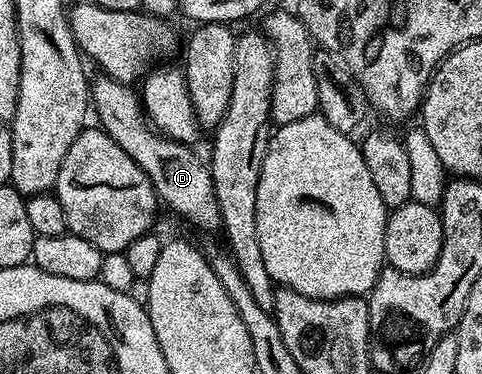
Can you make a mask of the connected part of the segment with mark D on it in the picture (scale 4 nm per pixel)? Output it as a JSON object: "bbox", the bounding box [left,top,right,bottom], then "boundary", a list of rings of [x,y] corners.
{"bbox":[89,75,222,230],"boundary":[[[106,75],[96,78],[89,85],[89,105],[94,120],[96,117],[99,120],[96,121],[98,128],[104,129],[113,143],[117,143],[117,147],[121,147],[125,155],[129,155],[129,159],[133,159],[137,167],[149,175],[156,198],[199,229],[222,230],[221,211],[217,207],[217,195],[208,162],[204,158],[202,161],[192,146],[164,137],[158,129],[152,127],[143,111],[140,94],[136,90],[134,93],[131,90],[134,88],[128,82],[115,81]]]}

